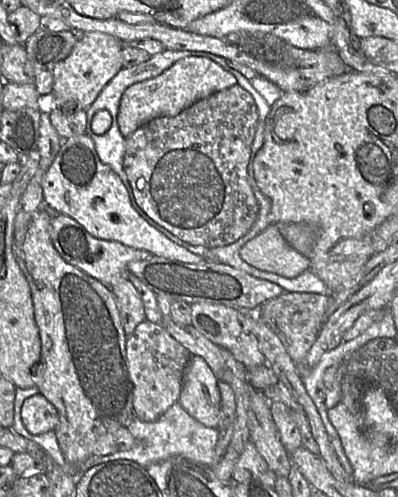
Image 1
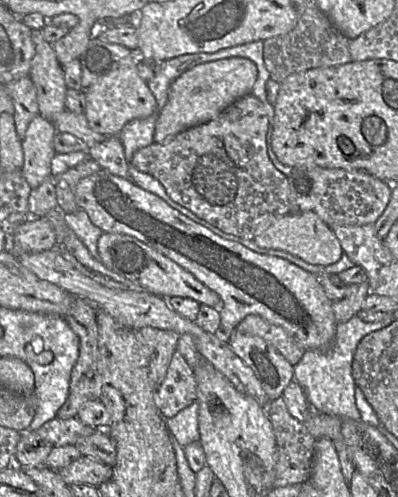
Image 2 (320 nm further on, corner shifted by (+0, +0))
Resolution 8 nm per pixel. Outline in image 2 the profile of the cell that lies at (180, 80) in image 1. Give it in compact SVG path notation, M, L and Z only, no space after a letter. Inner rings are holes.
M243 57L206 62L185 71L171 84L167 102L158 113L154 142L166 143L178 133L216 118L235 101L251 94L257 77L256 64Z

